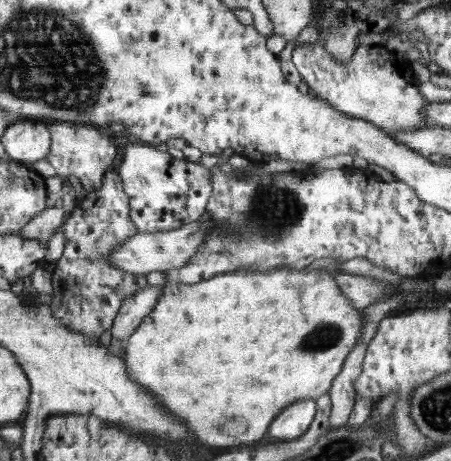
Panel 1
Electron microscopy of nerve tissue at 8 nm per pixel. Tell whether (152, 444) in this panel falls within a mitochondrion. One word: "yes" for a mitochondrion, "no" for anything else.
no

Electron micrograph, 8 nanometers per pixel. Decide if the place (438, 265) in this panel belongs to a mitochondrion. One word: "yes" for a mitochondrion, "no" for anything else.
no

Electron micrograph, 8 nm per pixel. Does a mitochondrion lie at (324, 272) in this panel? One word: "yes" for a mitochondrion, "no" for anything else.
no

